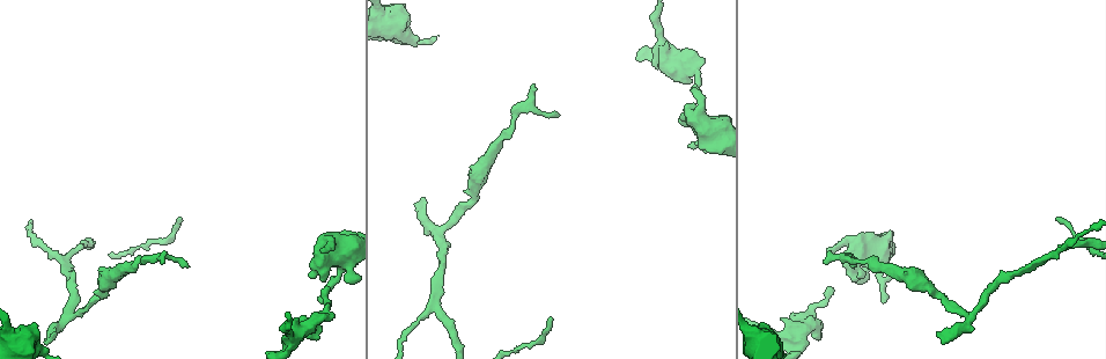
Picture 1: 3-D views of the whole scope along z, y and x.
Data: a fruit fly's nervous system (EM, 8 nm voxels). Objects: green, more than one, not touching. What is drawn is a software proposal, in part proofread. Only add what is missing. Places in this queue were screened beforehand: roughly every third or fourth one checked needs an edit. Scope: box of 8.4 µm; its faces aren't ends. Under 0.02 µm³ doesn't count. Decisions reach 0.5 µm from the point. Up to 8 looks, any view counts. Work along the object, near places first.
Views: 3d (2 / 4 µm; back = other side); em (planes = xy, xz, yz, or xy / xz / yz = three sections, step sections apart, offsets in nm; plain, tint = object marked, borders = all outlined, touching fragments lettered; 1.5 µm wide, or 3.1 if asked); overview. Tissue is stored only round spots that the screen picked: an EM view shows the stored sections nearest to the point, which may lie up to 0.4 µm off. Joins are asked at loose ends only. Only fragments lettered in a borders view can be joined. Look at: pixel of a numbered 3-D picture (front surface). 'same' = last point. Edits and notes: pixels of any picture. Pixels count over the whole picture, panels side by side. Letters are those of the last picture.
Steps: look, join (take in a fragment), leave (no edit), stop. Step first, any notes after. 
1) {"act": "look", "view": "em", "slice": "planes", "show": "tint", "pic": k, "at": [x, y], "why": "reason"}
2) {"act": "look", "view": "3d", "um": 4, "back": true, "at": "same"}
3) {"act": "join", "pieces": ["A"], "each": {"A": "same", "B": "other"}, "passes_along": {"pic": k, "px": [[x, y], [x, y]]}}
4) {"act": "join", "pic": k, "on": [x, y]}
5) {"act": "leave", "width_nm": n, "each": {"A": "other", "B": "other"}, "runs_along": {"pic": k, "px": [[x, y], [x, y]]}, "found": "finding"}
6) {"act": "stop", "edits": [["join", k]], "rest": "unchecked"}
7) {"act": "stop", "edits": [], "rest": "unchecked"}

{"act": "look", "view": "3d", "um": 4, "pic": 1, "at": [423, 199], "why": "an open end"}

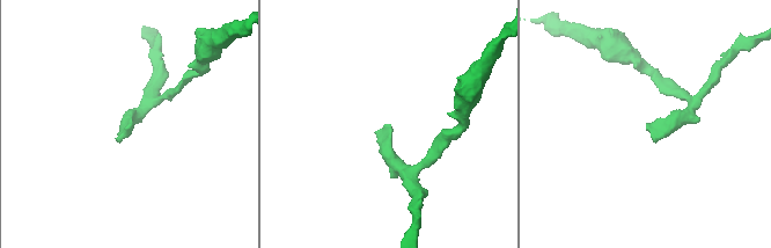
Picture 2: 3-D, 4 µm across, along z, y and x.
{"act": "look", "view": "em", "slice": "planes", "show": "borders", "pic": 2, "at": [133, 124]}

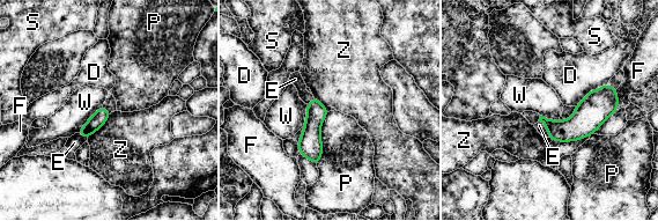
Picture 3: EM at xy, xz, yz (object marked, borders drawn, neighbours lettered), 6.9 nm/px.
{"act": "join", "pieces": ["E"], "longest_contact_nm": ["P", 380], "each": {"D": "other", "E": "same", "F": "other", "P": "other", "S": "other", "W": "other", "Z": "other"}, "passes_along": {"pic": 3, "px": [[582, 124], [546, 127], [539, 125]]}, "found": "it goes on there"}

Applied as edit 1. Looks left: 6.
{"act": "look", "view": "3d", "um": 4, "pic": 1, "at": [885, 302], "why": "tapers out"}

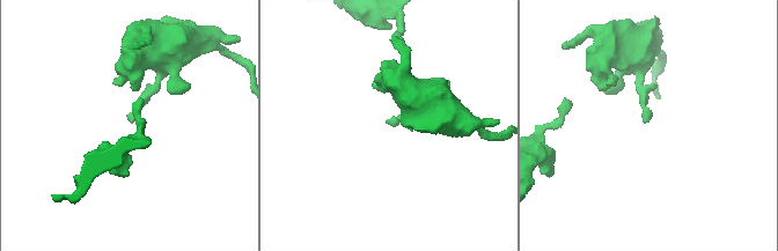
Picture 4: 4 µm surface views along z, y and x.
{"act": "look", "view": "em", "slice": "xy", "step": 4, "show": "borders", "pic": 4, "at": [644, 119]}

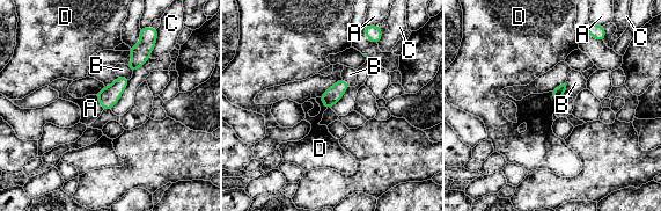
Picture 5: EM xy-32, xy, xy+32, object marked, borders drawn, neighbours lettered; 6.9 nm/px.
{"act": "look", "view": "em", "slice": "planes", "show": "borders", "at": "same", "why": "another direction"}

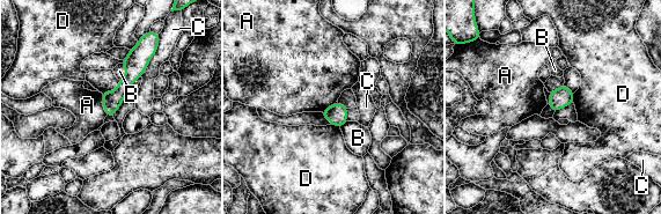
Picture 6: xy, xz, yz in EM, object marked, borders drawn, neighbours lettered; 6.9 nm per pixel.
{"act": "leave", "longest_contact_nm": ["C", 260], "each": {"A": "other", "B": "other", "C": "other", "D": "other"}, "found": "no lettered fragment goes on from it"}

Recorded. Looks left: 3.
{"act": "look", "view": "3d", "um": 2, "pic": 1, "at": [325, 246], "why": "free end"}

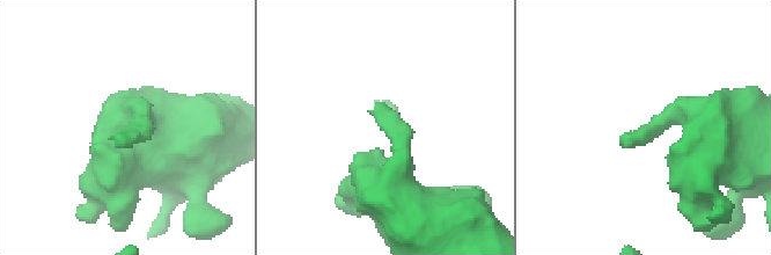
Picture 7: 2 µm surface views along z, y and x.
{"act": "look", "view": "em", "slice": "planes", "show": "borders", "pic": 7, "at": [622, 136]}

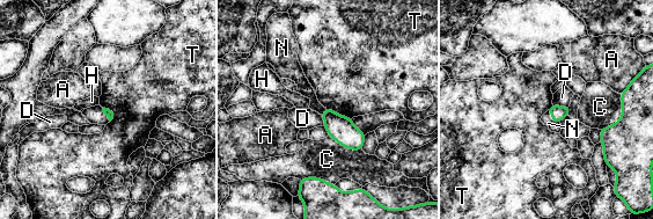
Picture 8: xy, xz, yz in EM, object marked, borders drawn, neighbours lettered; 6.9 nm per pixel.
{"act": "join", "pieces": ["N"], "longest_contact_nm": ["C", 300], "each": {"A": "other", "C": "other", "D": "other", "H": "other", "N": "same", "T": "other"}, "found": "the cell continues"}

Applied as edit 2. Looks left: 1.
{"act": "stop", "edits": [["join", 3], ["join", 8]], "rest": "unchecked"}

